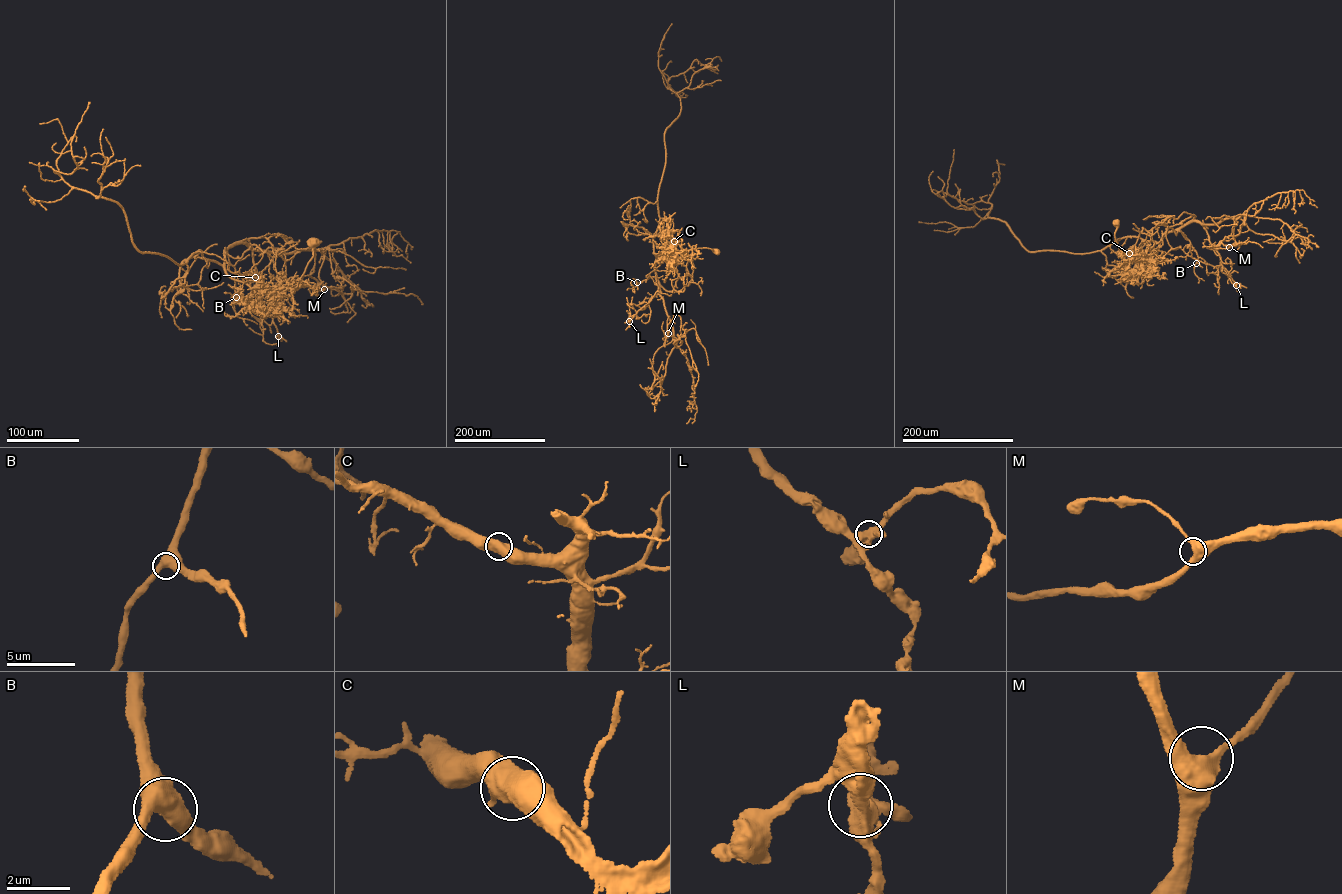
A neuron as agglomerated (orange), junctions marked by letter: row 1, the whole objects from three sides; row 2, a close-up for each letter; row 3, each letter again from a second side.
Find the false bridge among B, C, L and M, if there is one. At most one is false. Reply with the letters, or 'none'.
none

